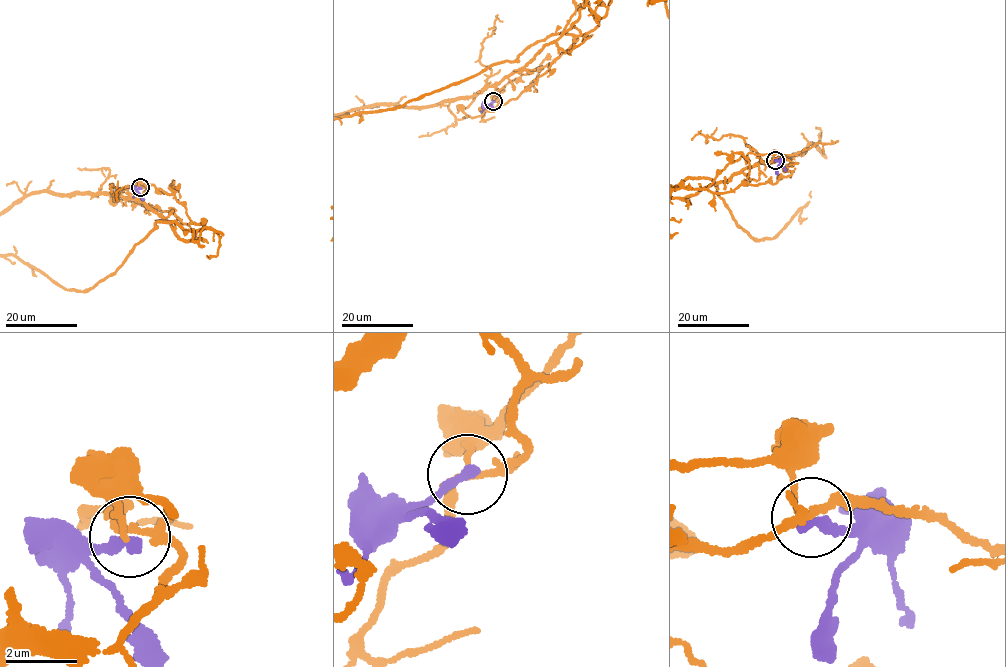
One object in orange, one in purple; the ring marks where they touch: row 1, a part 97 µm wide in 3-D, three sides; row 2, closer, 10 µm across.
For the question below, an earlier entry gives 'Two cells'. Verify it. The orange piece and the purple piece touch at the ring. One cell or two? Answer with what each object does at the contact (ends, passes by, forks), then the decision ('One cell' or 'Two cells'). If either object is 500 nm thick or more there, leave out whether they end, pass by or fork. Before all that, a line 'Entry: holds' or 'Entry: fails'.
Entry: holds
At the ring orange forks. At the ring purple ends. Two cells

